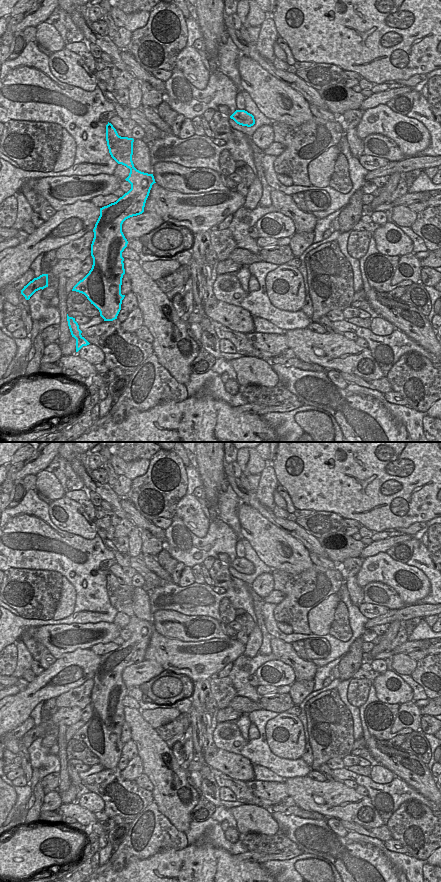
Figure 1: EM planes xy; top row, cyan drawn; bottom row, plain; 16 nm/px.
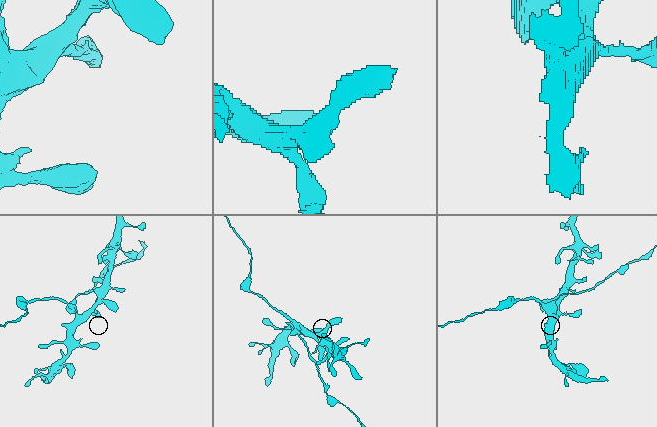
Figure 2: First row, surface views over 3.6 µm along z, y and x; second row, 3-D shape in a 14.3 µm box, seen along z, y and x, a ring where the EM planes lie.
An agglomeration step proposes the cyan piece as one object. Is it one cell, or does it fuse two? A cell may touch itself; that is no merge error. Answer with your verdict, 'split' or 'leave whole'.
split

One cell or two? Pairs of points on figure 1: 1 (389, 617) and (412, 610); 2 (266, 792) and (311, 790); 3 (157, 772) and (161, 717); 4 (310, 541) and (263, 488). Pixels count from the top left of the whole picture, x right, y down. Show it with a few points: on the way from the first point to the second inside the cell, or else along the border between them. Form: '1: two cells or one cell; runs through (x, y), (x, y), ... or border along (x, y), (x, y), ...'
1: one cell; runs through (395, 615), (406, 613)
2: two cells; border along (284, 781), (288, 795)
3: two cells; border along (140, 711), (143, 718), (154, 729)
4: two cells; border along (256, 493), (256, 498), (271, 510)

